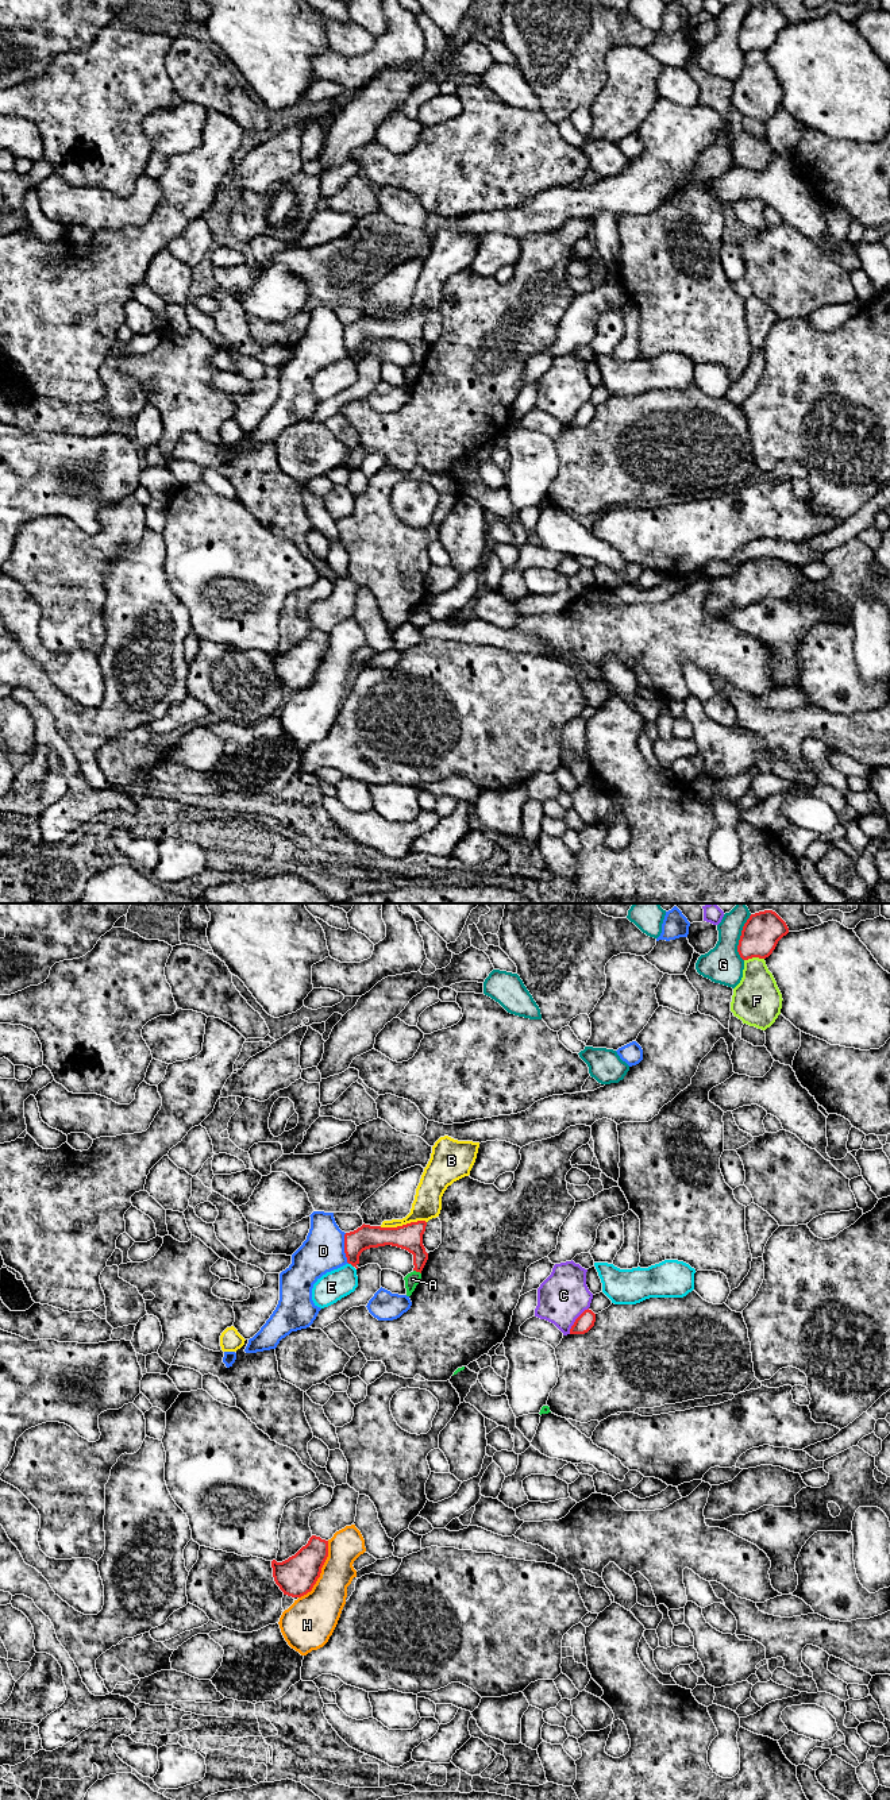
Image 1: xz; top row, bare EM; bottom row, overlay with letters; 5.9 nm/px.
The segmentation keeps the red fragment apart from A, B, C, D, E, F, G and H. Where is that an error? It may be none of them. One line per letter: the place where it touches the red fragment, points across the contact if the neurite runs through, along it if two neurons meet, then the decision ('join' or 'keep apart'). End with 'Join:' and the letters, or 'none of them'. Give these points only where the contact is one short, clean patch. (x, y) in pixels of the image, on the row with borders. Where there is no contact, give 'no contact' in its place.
A: contact xz (417, 1271); border xz (413, 1269), (420, 1274); keep apart
B: contact xz (403, 1225); keep apart
C: contact xz (576, 1321); keep apart
D: contact xz (345, 1248); keep apart
E: contact xz (351, 1264); keep apart
F: contact xz (754, 956); border xz (763, 958), (748, 958), (744, 960); keep apart
G: contact xz (740, 937); keep apart
H: contact xz (320, 1572); keep apart
Join: none of them

